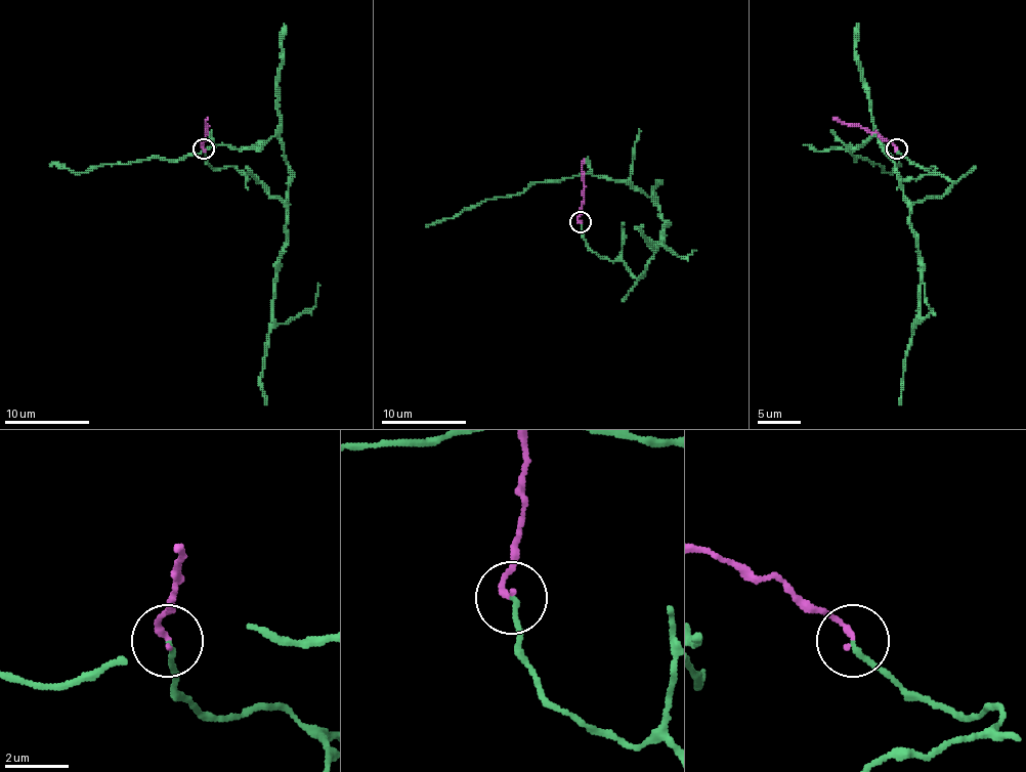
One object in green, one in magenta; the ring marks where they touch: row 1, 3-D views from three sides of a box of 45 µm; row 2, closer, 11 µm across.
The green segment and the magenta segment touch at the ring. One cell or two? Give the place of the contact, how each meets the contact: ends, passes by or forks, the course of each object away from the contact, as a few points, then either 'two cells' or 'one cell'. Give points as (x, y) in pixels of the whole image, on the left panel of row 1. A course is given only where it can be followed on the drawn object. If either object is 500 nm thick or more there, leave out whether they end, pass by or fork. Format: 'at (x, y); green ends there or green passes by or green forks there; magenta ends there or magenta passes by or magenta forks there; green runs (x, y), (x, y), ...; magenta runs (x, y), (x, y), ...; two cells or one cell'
at (204, 148); green ends there; magenta ends there; green runs (203, 149), (214, 168), (232, 166), (286, 203), (290, 168), (278, 136), (84, 172), (50, 166); magenta runs (203, 149), (207, 117); one cell

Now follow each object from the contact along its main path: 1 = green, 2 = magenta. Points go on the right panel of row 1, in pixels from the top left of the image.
1: (897, 149), (952, 183), (941, 196), (913, 203), (875, 136), (848, 149), (886, 172), (901, 166)
2: (897, 149), (875, 132), (842, 124), (832, 117)

